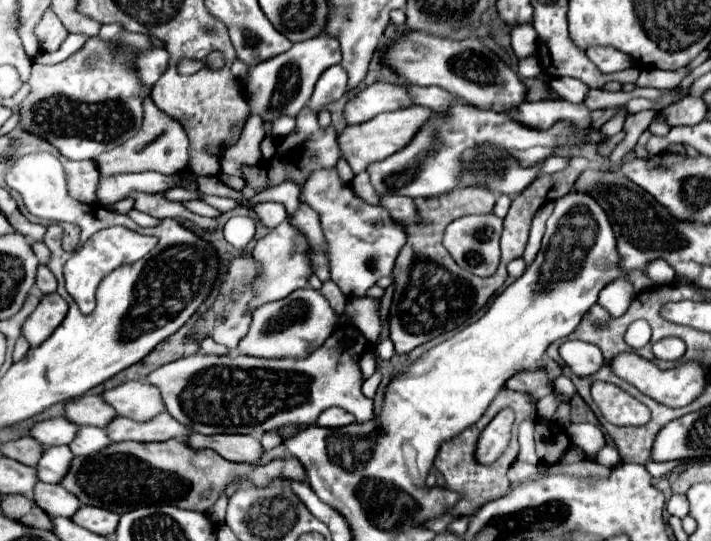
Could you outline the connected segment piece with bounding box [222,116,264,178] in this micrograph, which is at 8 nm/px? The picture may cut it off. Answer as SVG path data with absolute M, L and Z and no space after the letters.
M250 116L240 140L236 142L236 146L228 148L222 156L222 172L228 176L238 176L244 178L242 168L254 166L260 168L262 166L262 154L260 154L260 142L264 138L264 128L262 128L262 120L258 116Z

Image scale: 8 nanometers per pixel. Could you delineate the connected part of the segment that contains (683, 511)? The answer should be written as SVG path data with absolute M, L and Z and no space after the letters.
M674 494L668 504L666 504L666 510L672 514L672 516L678 516L678 518L684 518L690 510L688 510L688 498L684 494Z

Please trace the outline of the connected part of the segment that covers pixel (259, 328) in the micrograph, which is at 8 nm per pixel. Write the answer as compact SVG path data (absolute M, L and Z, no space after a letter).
M300 288L290 296L264 304L252 314L248 334L240 340L238 352L258 358L306 358L310 352L320 348L324 340L336 330L338 316L330 308L328 300L312 288Z

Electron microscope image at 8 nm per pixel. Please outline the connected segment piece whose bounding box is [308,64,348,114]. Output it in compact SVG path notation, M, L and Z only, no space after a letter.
M340 64L330 66L330 68L320 76L320 80L316 82L314 94L312 94L310 102L308 102L310 110L318 114L322 108L326 108L328 104L332 104L332 102L336 102L338 98L342 98L344 92L346 92L346 82L348 82L346 70L344 70Z

